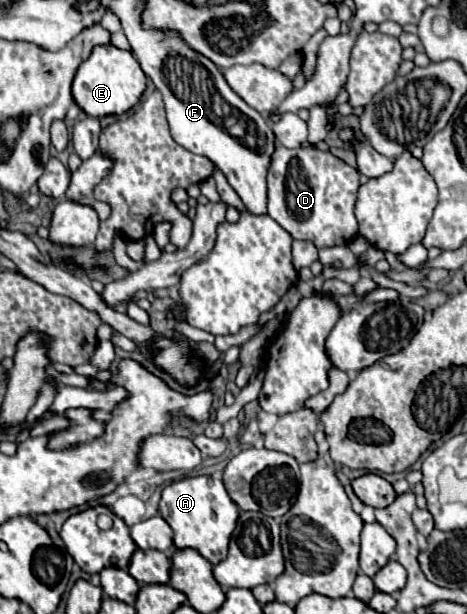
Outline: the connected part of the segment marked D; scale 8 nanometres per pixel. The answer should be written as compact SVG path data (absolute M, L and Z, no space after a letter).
M277 145L275 155L271 155L271 167L267 173L267 215L273 217L285 231L289 231L293 239L313 241L317 249L347 245L357 235L357 219L353 213L357 189L359 171L331 155L331 151L319 151L315 145L297 149Z

